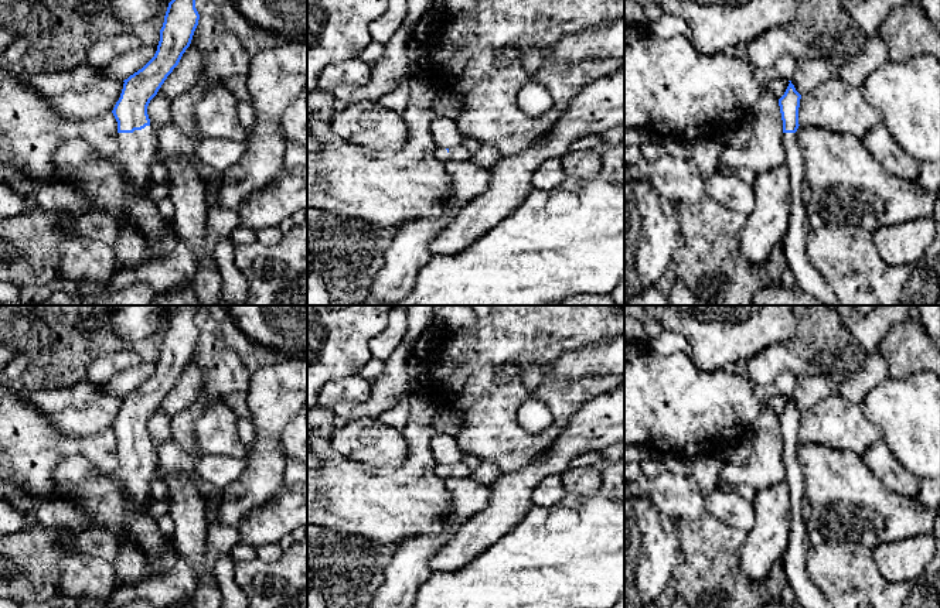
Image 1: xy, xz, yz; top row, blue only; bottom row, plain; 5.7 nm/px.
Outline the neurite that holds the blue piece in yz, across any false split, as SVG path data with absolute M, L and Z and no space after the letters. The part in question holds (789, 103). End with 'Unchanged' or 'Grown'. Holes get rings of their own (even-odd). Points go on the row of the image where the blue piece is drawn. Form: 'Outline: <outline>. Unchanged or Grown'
Outline: M791 81L784 95L779 99L783 120L783 146L786 150L786 165L790 174L793 189L793 204L790 223L783 239L783 255L787 269L794 274L796 284L804 293L815 297L822 305L841 305L832 288L813 267L806 253L806 239L811 230L811 208L801 199L801 182L804 178L804 158L796 140L798 129L798 107L801 95L796 90Z. Grown

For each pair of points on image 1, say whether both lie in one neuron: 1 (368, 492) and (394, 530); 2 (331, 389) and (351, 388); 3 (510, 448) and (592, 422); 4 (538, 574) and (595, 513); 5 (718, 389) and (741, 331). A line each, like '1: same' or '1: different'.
1: same
2: same
3: different
4: same
5: different

